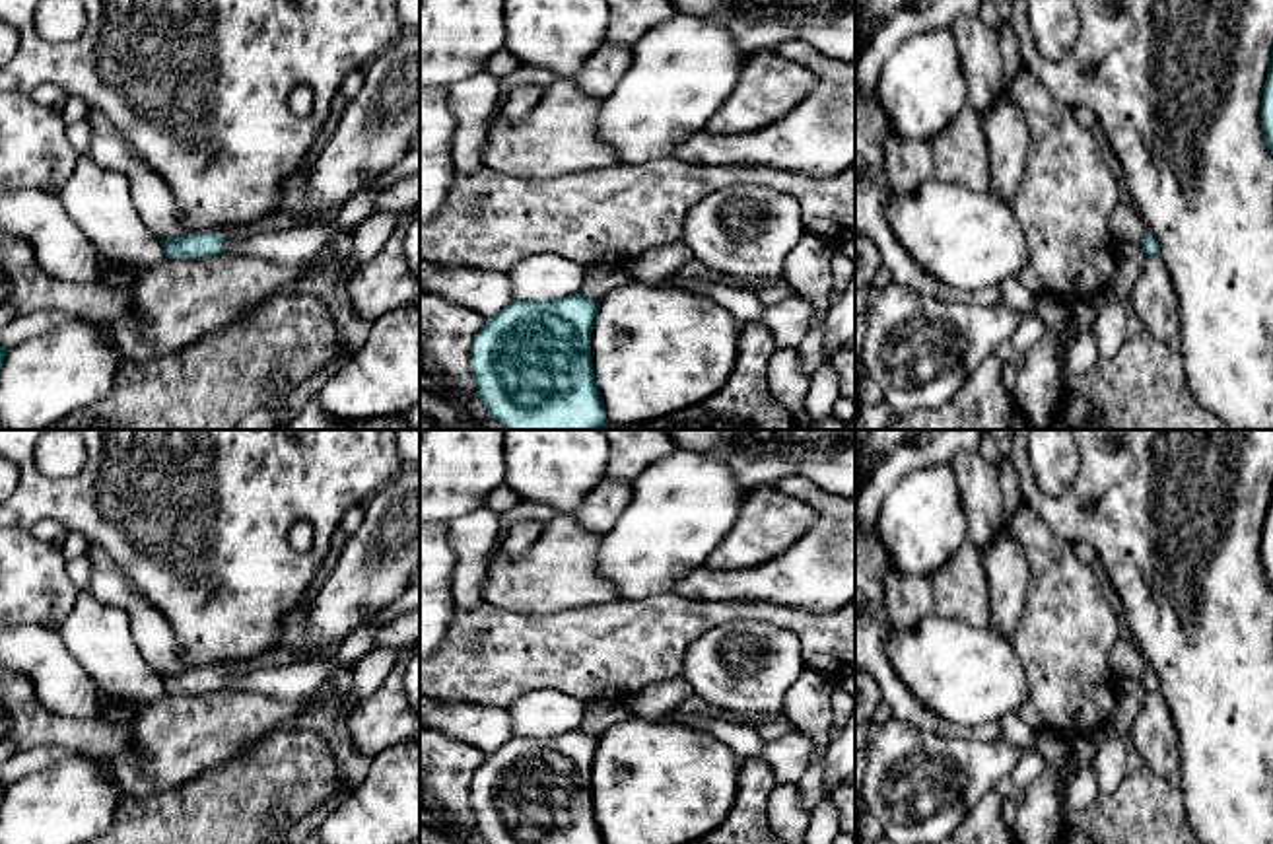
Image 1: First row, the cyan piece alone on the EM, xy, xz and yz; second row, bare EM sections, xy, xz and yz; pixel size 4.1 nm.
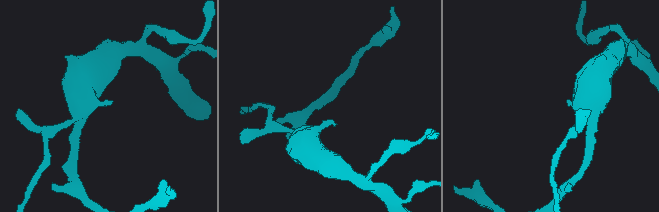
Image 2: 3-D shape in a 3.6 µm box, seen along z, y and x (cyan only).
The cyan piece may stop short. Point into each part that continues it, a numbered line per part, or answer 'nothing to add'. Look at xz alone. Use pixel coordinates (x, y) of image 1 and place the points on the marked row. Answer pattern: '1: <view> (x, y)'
nothing to add

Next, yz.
nothing to add

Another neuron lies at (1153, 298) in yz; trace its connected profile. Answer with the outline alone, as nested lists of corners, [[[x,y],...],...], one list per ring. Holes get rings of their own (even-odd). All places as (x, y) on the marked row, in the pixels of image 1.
[[[1149,255],[1137,278],[1129,303],[1139,315],[1145,331],[1168,342],[1180,334],[1178,296],[1170,270],[1160,255]]]

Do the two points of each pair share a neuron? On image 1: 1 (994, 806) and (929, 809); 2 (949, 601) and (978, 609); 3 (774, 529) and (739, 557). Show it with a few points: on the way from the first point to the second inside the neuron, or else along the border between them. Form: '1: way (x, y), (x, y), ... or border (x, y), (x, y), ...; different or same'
1: border (999, 790), (988, 792), (964, 817); different
2: way (957, 601), (970, 603); same
3: way (766, 529), (747, 549); same

